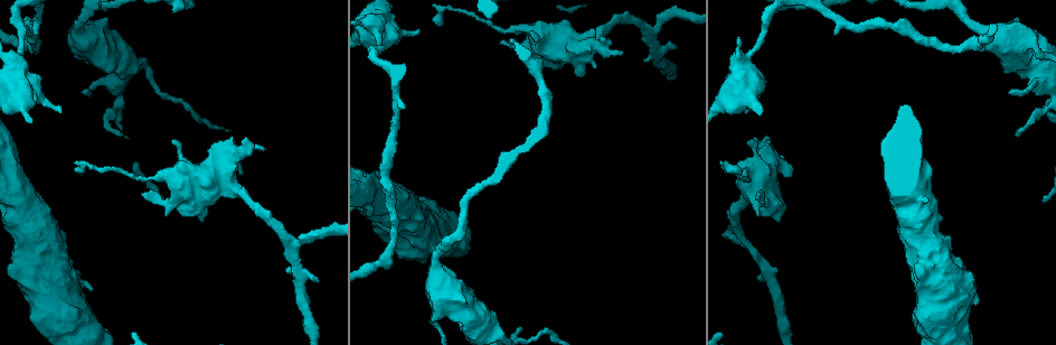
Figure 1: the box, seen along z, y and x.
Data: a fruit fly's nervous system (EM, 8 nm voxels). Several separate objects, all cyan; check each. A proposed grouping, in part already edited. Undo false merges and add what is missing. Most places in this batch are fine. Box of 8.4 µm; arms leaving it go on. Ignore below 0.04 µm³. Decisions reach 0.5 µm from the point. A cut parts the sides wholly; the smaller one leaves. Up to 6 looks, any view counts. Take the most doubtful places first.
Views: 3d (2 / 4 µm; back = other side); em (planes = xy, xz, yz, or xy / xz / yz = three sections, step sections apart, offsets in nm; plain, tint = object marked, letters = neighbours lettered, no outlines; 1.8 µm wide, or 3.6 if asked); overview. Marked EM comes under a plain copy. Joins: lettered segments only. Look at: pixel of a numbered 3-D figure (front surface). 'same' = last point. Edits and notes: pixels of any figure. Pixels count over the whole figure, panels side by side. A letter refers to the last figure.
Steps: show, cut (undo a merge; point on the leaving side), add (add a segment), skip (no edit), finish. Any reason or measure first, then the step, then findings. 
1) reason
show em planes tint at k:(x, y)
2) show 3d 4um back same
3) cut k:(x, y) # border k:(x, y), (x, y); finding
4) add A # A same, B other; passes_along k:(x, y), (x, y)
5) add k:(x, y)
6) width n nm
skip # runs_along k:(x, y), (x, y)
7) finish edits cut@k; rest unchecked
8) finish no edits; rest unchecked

calibre changes
show 3d 4um at 1:(926, 316)

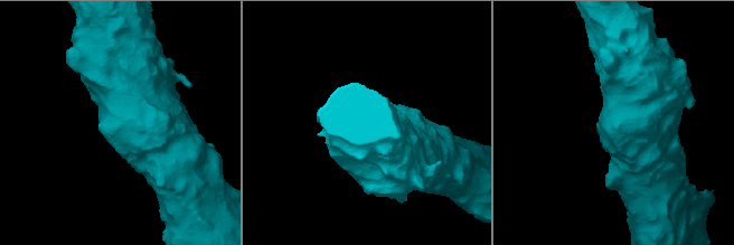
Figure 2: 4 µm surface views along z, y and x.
need the tissue
show em 3.6um yz step 8 tint at 2:(617, 126)

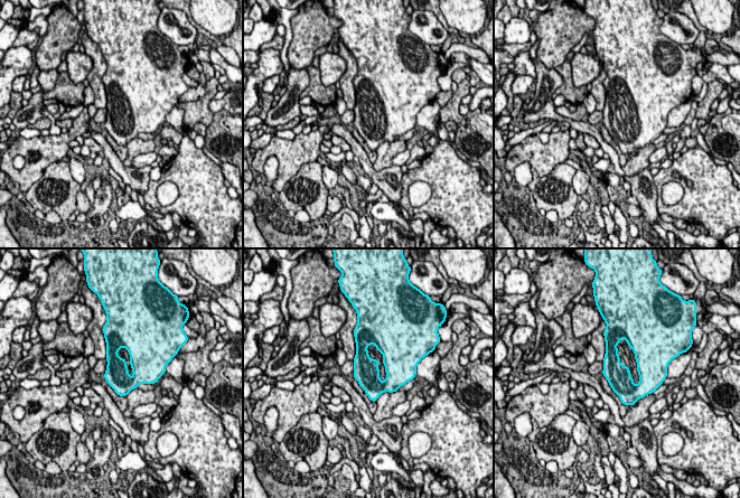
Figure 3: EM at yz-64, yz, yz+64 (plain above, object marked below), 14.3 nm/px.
another direction
show em 3.6um xy step 8 letters same

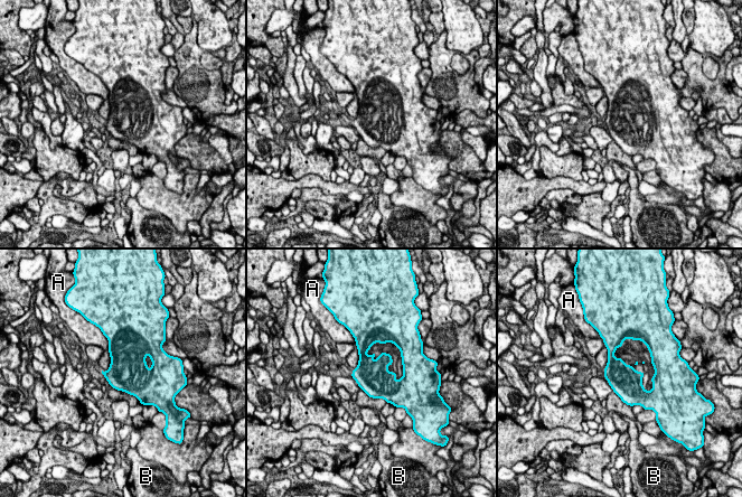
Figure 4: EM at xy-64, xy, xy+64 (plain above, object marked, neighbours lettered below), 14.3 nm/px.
skip # A other, B other; border 4:(106, 338), (109, 349); continuous, no second neuron

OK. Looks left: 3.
thick end
show em yz step 4 tint at 1:(621, 51)

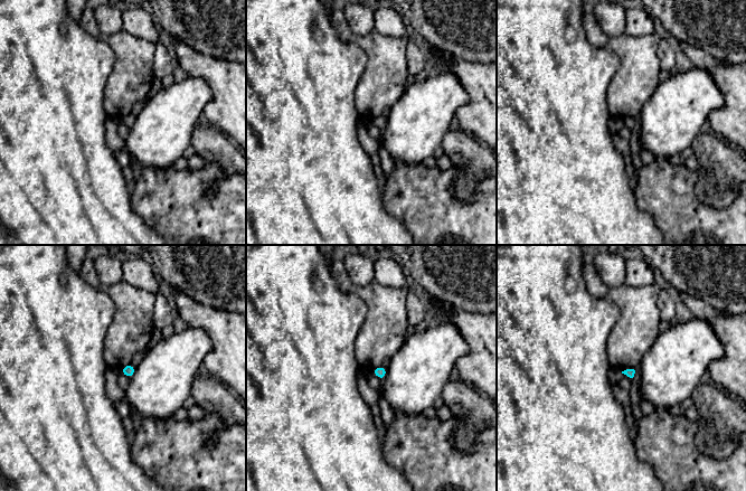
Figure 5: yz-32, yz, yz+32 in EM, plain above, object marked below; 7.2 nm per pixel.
show em xy step 8 letters same

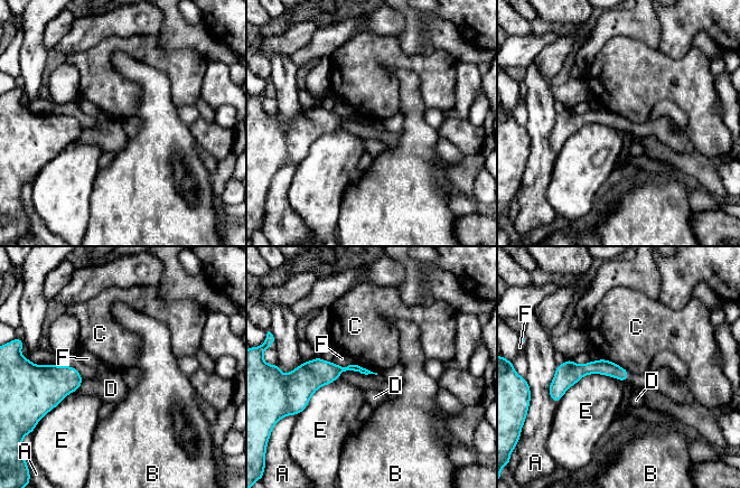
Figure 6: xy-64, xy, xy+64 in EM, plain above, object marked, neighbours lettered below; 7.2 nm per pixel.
skip # A other, B other, C other, D other, E other, F other; none of them fits

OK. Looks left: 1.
finish no edits; rest unchecked

